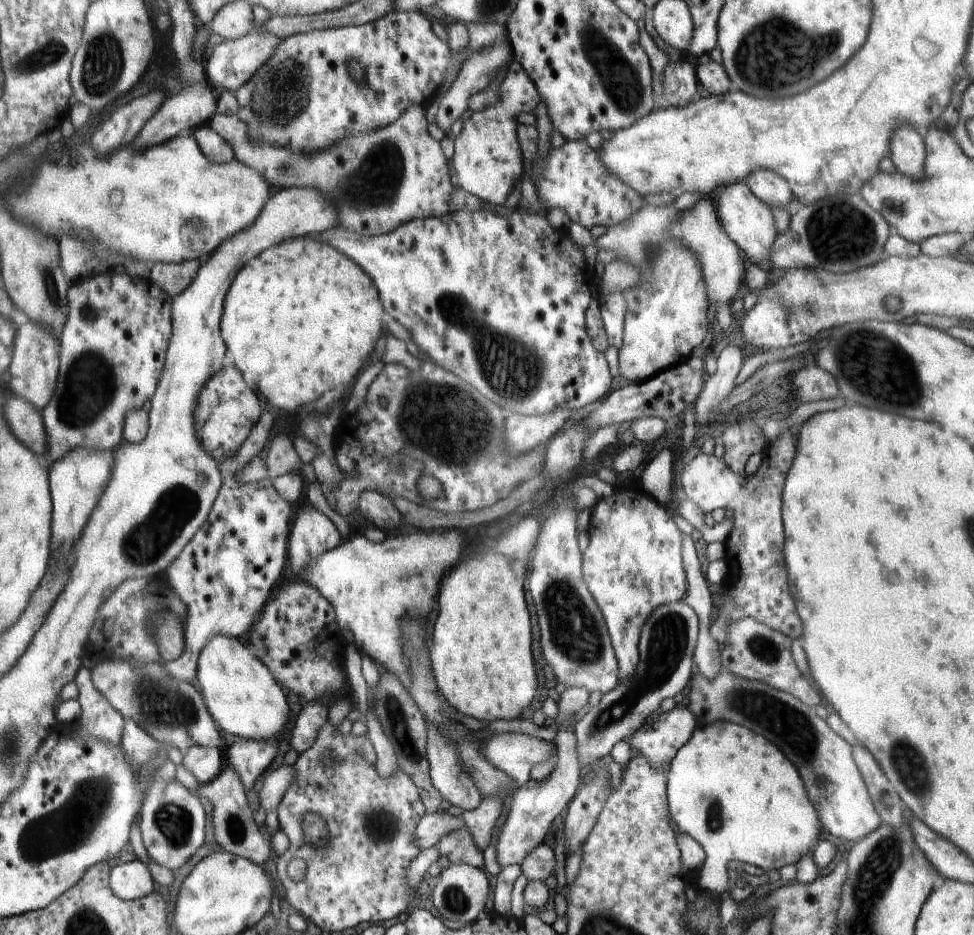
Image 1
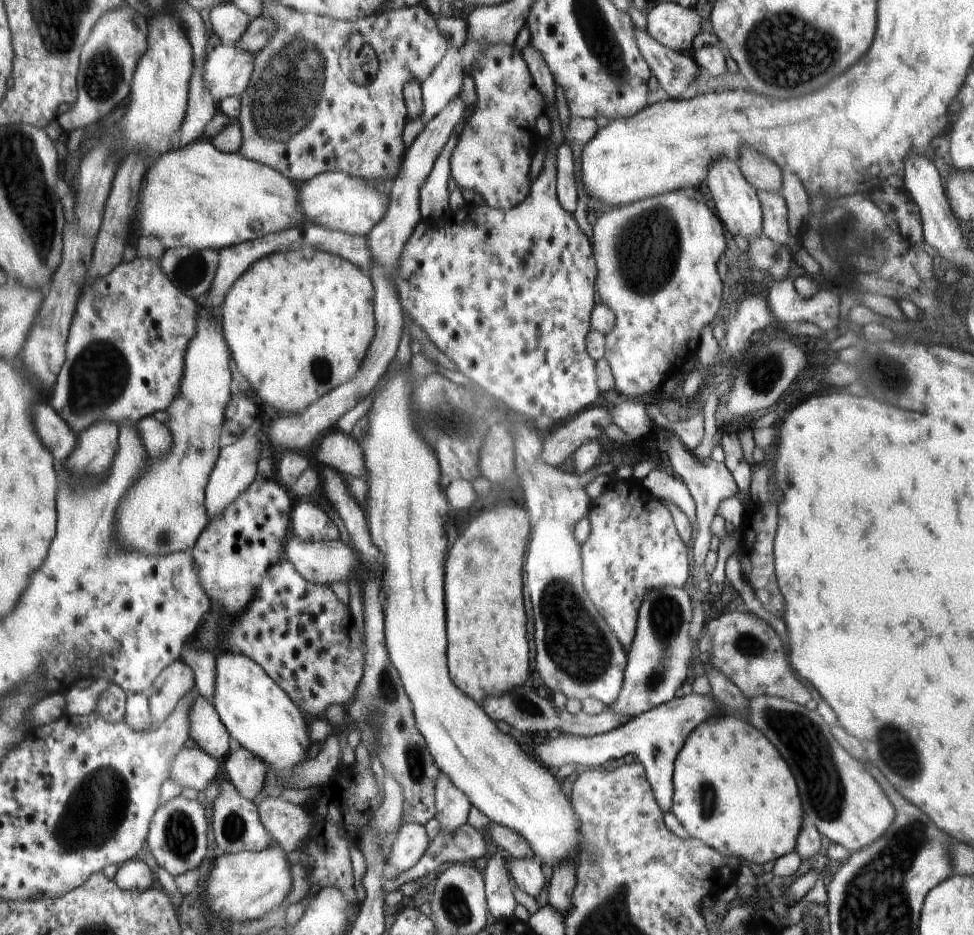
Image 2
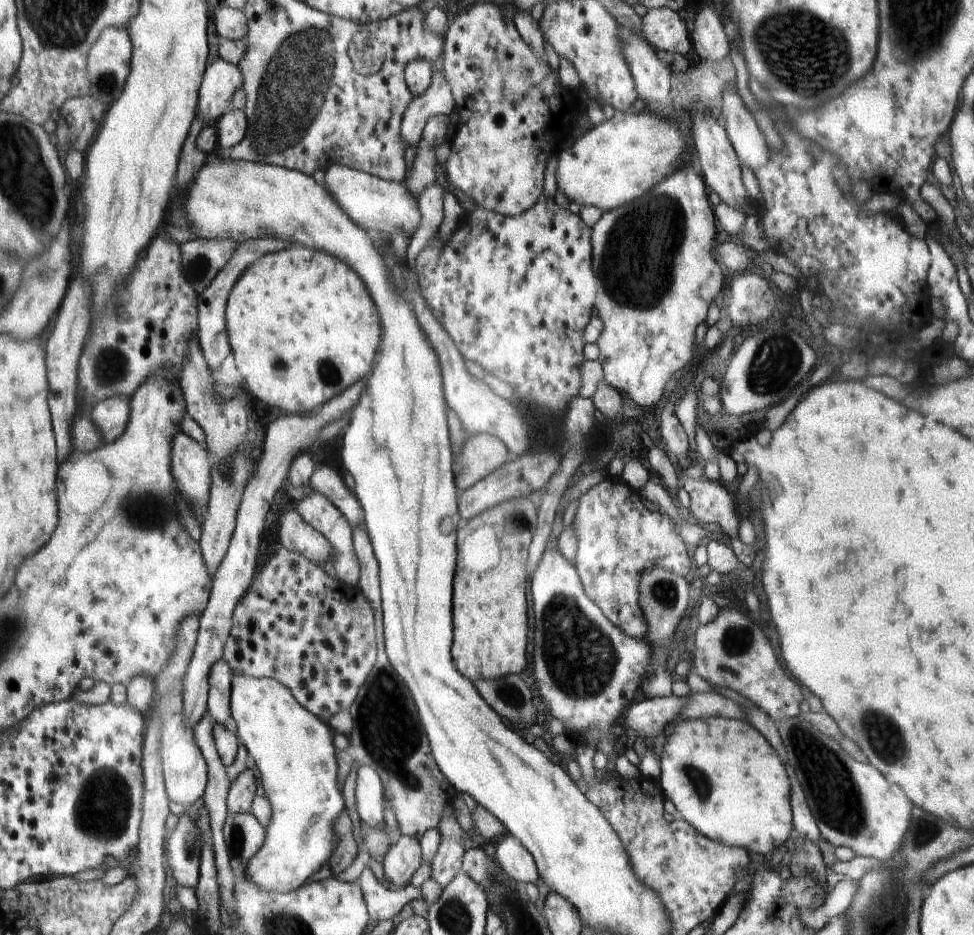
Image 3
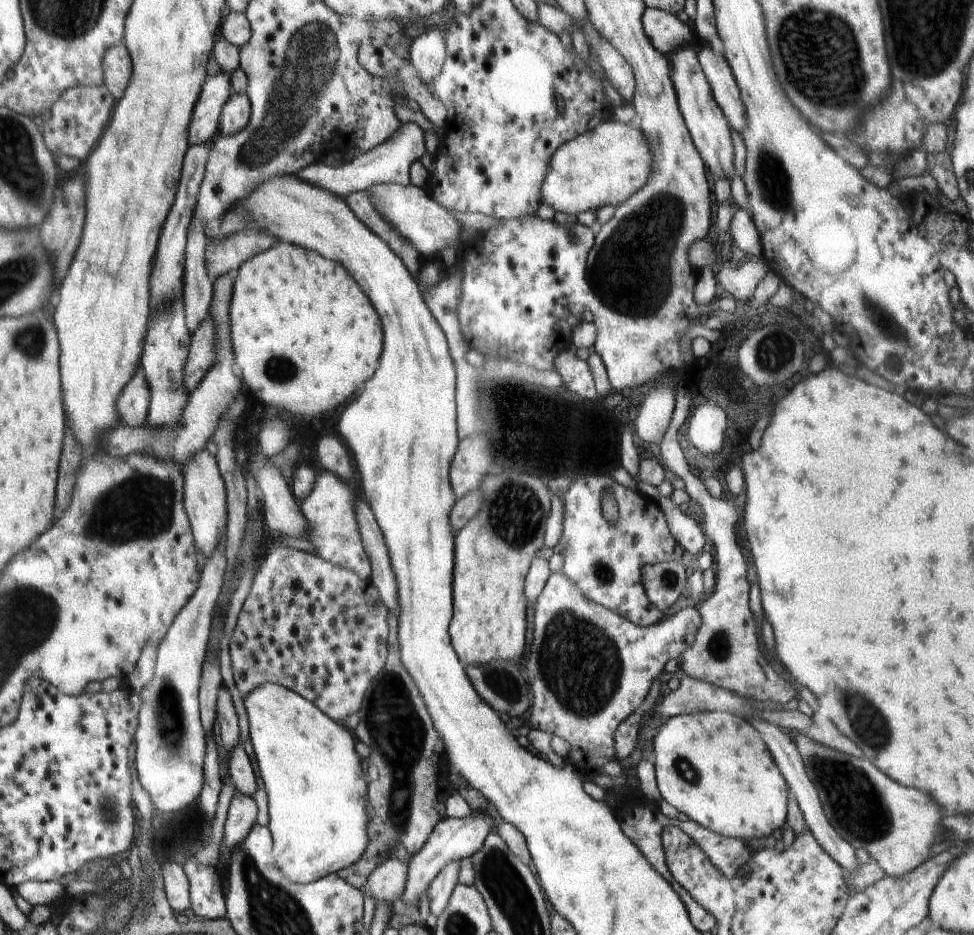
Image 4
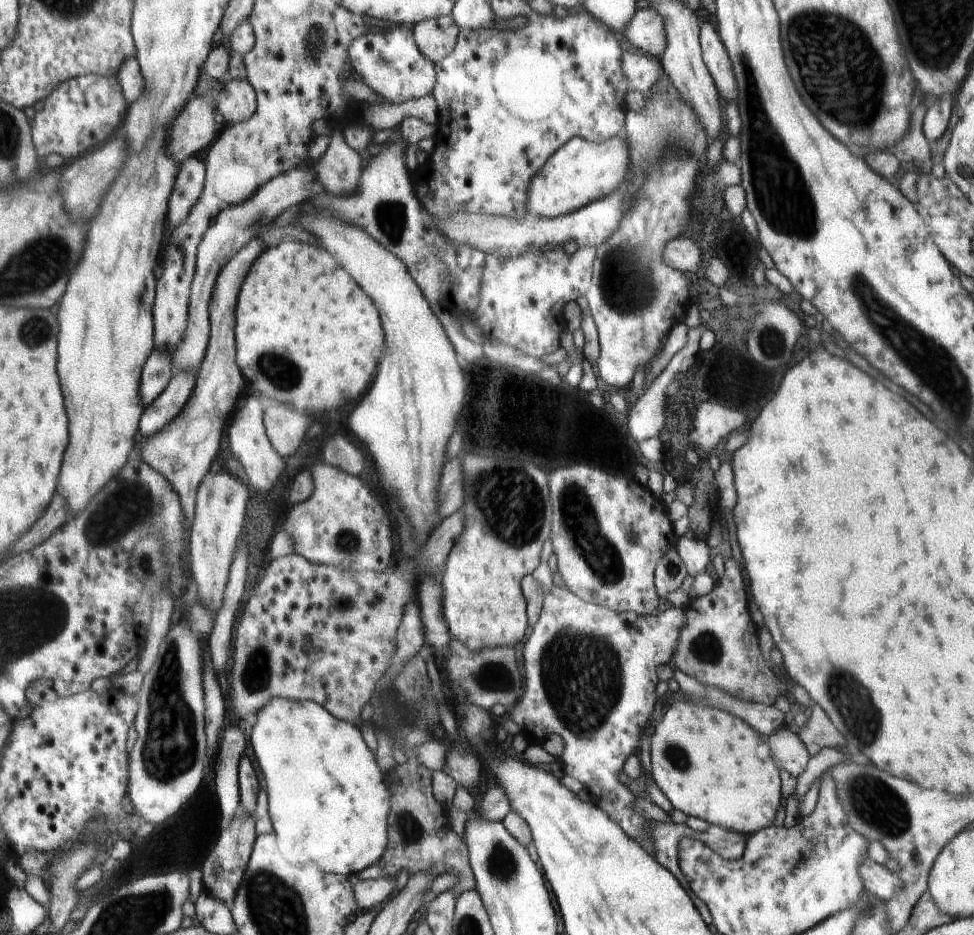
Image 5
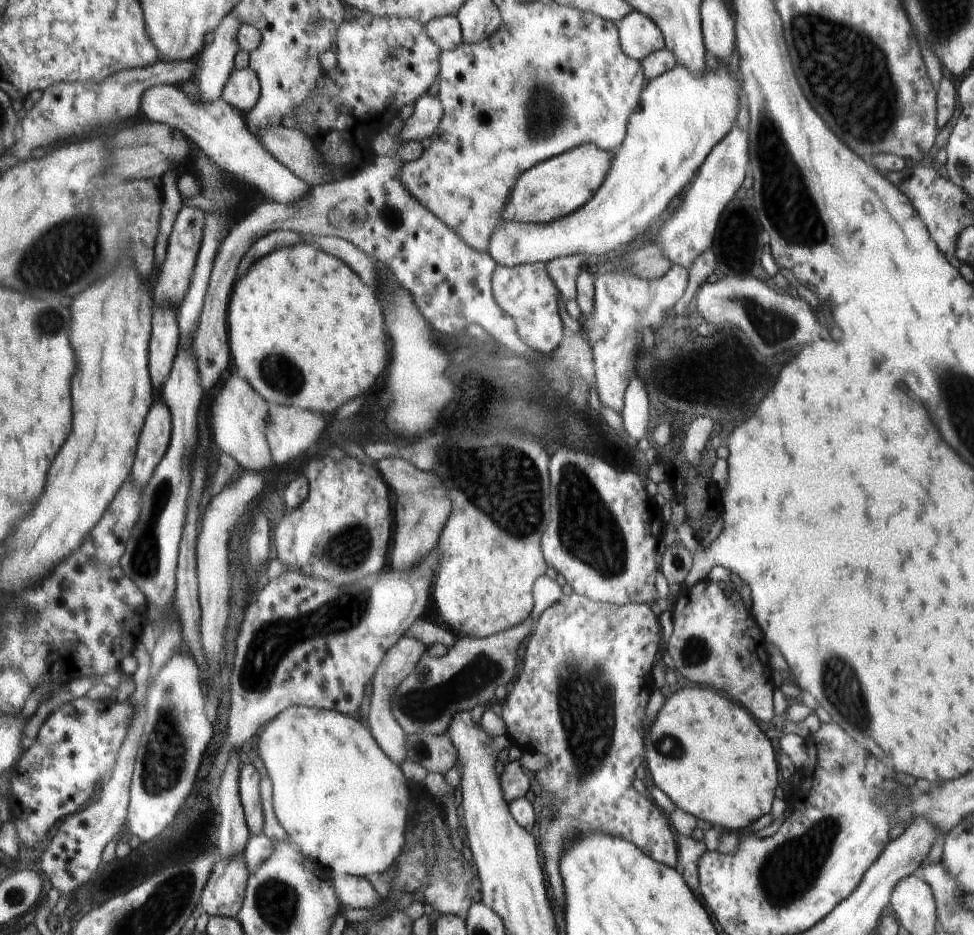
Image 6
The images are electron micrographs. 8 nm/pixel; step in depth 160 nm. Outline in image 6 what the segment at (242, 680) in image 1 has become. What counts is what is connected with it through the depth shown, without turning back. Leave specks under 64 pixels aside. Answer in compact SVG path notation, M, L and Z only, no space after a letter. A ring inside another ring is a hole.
M292 705L284 712L278 714L270 724L262 730L262 734L255 738L259 757L264 763L264 768L271 778L273 786L273 804L276 818L280 824L284 826L289 834L289 841L298 849L305 857L311 858L314 862L319 862L334 874L352 875L355 877L366 877L368 874L382 874L388 871L390 866L396 864L394 860L399 858L399 854L403 852L406 846L406 806L410 800L410 794L406 790L406 780L398 768L398 764L382 750L376 738L368 728L364 728L358 720L354 720L354 716L343 715L339 711L317 709L314 707Z

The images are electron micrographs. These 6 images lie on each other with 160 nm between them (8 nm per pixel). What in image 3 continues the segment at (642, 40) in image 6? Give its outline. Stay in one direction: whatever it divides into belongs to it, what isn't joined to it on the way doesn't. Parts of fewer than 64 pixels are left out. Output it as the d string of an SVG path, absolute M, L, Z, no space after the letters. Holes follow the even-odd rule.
M669 8L650 9L643 17L643 31L654 48L686 56L692 48L685 20Z

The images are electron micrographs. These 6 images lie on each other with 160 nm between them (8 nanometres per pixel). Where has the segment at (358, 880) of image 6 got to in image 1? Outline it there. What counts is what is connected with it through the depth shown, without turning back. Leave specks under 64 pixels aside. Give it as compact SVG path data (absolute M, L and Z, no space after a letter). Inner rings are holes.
M445 807L445 811L426 812L415 830L415 843L422 849L437 845L442 837L464 827L460 811Z

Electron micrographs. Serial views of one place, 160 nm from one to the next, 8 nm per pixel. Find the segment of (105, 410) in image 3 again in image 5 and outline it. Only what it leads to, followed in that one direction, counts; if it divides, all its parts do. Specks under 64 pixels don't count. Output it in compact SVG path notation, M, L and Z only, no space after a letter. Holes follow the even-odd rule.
M155 349L151 354L150 360L146 362L141 376L144 410L162 394L162 391L167 387L172 373L167 355Z

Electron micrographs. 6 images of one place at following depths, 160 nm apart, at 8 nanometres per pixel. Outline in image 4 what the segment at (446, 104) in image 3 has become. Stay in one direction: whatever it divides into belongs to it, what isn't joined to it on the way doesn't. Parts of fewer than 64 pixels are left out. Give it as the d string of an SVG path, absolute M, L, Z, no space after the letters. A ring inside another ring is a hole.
M410 121L409 123L402 123L400 128L386 142L374 147L367 153L355 156L350 162L340 160L316 162L303 168L296 176L315 185L320 185L346 200L346 195L356 191L368 192L378 183L409 185L411 183L409 168L425 152L424 132L418 124Z

